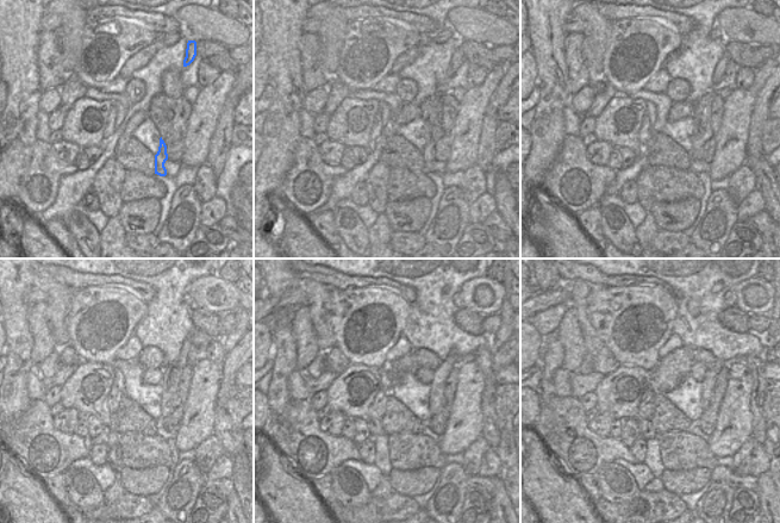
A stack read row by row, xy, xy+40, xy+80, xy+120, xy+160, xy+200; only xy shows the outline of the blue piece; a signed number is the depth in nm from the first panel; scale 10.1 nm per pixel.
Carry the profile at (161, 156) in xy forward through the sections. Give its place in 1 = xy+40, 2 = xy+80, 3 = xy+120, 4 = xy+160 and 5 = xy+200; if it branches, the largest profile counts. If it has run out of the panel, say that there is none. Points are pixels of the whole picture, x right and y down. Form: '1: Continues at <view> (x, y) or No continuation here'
1: Continues at xy+40 (436, 129)
2: Continues at xy+80 (703, 130)
3: Continues at xy+120 (170, 399)
4: Continues at xy+160 (437, 400)
5: Continues at xy+200 (707, 385)

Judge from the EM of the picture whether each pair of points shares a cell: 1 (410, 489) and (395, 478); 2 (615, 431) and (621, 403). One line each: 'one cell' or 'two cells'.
1: one cell
2: two cells

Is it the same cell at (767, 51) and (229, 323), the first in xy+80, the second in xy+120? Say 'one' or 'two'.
one

